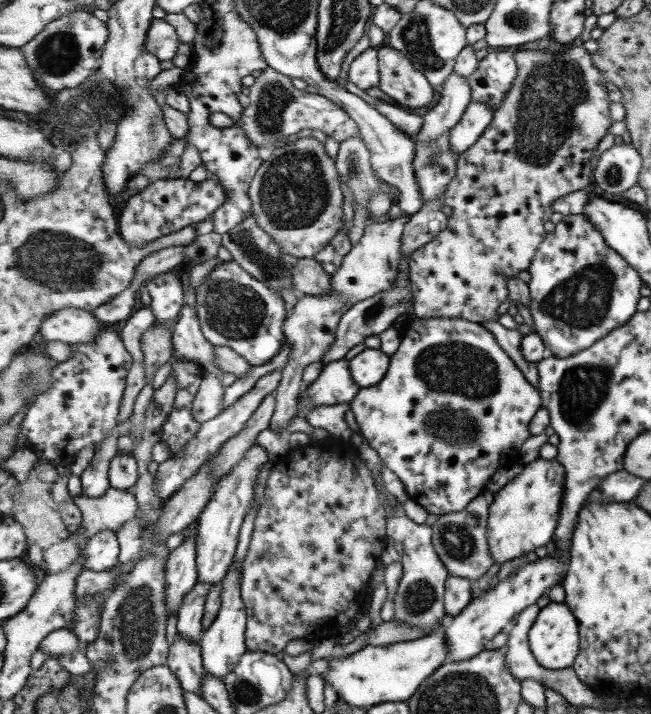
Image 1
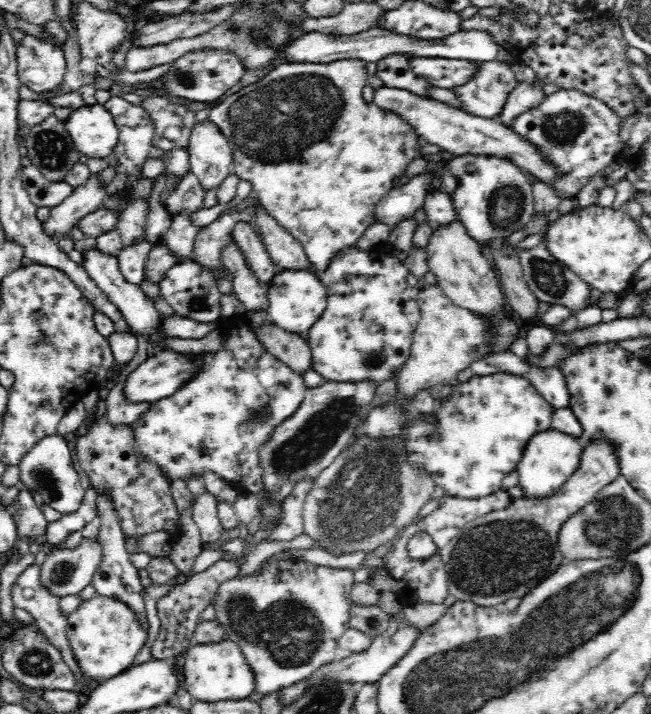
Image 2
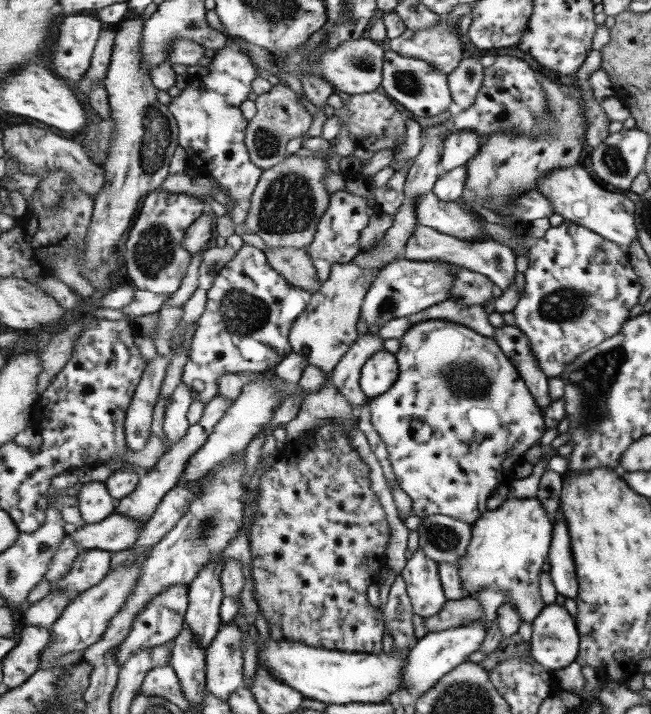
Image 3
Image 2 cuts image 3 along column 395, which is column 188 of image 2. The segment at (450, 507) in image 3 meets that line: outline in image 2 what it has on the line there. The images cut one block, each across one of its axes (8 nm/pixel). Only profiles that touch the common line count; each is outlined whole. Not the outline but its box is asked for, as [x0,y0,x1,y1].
[131,325,308,493]

